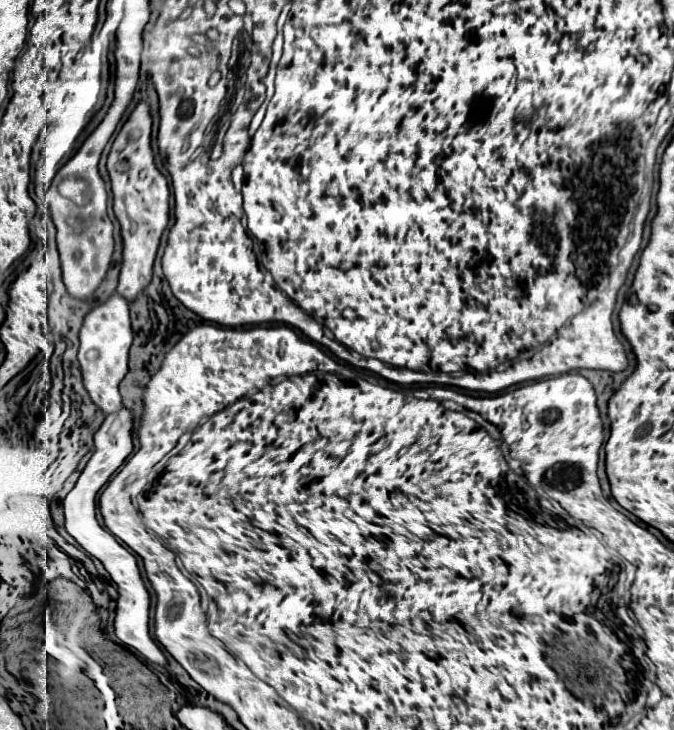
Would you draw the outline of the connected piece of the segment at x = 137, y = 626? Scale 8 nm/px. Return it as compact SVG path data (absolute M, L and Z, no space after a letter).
M128 409L118 411L118 415L108 415L102 423L102 427L94 435L94 453L90 461L86 463L84 471L80 473L76 487L66 495L64 499L64 515L66 515L66 531L74 537L74 541L92 557L100 559L104 569L108 571L110 579L118 585L118 605L116 605L116 617L114 617L114 633L118 641L146 659L152 665L168 667L168 661L160 647L154 643L150 635L150 593L142 581L138 561L136 557L118 543L118 539L100 527L96 519L96 493L104 487L104 483L110 479L110 475L122 465L122 461L132 451L132 413Z

